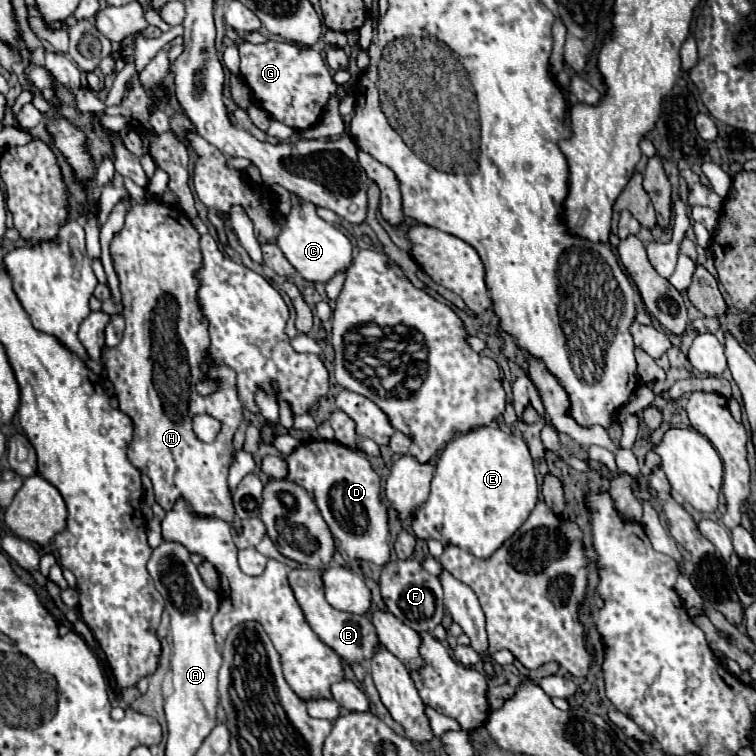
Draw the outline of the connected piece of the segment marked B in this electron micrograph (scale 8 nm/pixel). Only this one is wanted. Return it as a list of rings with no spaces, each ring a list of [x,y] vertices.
[[[292,569],[288,573],[288,581],[294,589],[294,595],[306,615],[308,625],[312,627],[312,631],[320,637],[320,641],[324,645],[328,645],[344,663],[362,663],[368,657],[372,657],[372,653],[376,653],[376,645],[378,645],[378,637],[376,637],[376,629],[370,621],[370,617],[366,615],[354,615],[354,613],[344,613],[334,609],[326,597],[324,597],[324,585],[322,585],[322,573],[314,571],[314,569]]]

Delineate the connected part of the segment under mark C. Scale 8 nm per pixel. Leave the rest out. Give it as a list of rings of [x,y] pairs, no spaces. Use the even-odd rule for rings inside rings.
[[[298,203],[292,207],[280,229],[276,245],[306,281],[328,283],[328,279],[336,271],[348,269],[348,265],[352,265],[352,243],[338,227],[328,225],[324,219],[320,219],[316,215],[316,205],[312,203]]]

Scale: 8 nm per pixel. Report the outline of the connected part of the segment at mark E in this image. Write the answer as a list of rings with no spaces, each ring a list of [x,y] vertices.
[[[496,421],[452,439],[440,453],[430,497],[414,515],[414,535],[458,545],[486,559],[528,519],[539,498],[539,489],[528,445],[504,433]]]

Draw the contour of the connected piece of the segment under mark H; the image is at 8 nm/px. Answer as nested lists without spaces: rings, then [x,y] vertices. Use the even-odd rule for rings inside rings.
[[[126,195],[126,199],[130,203],[130,209],[126,213],[124,227],[114,235],[110,243],[114,271],[120,279],[126,331],[118,347],[102,351],[102,359],[108,371],[108,379],[114,385],[120,411],[124,411],[134,423],[134,439],[128,445],[128,459],[136,469],[152,479],[156,503],[160,503],[166,511],[178,497],[184,497],[194,513],[232,521],[234,507],[226,479],[228,467],[234,457],[232,437],[242,423],[242,403],[236,397],[236,373],[226,365],[210,369],[210,375],[220,377],[222,381],[216,393],[212,393],[210,397],[200,397],[196,393],[196,383],[202,379],[200,363],[204,361],[206,349],[210,345],[206,319],[202,319],[202,311],[196,299],[198,281],[194,279],[194,271],[202,261],[200,233],[194,229],[194,225],[178,205],[164,203],[162,199],[148,199],[146,203],[138,203],[130,195]],[[196,413],[208,413],[222,421],[222,431],[212,443],[202,443],[194,435],[192,417]]]

